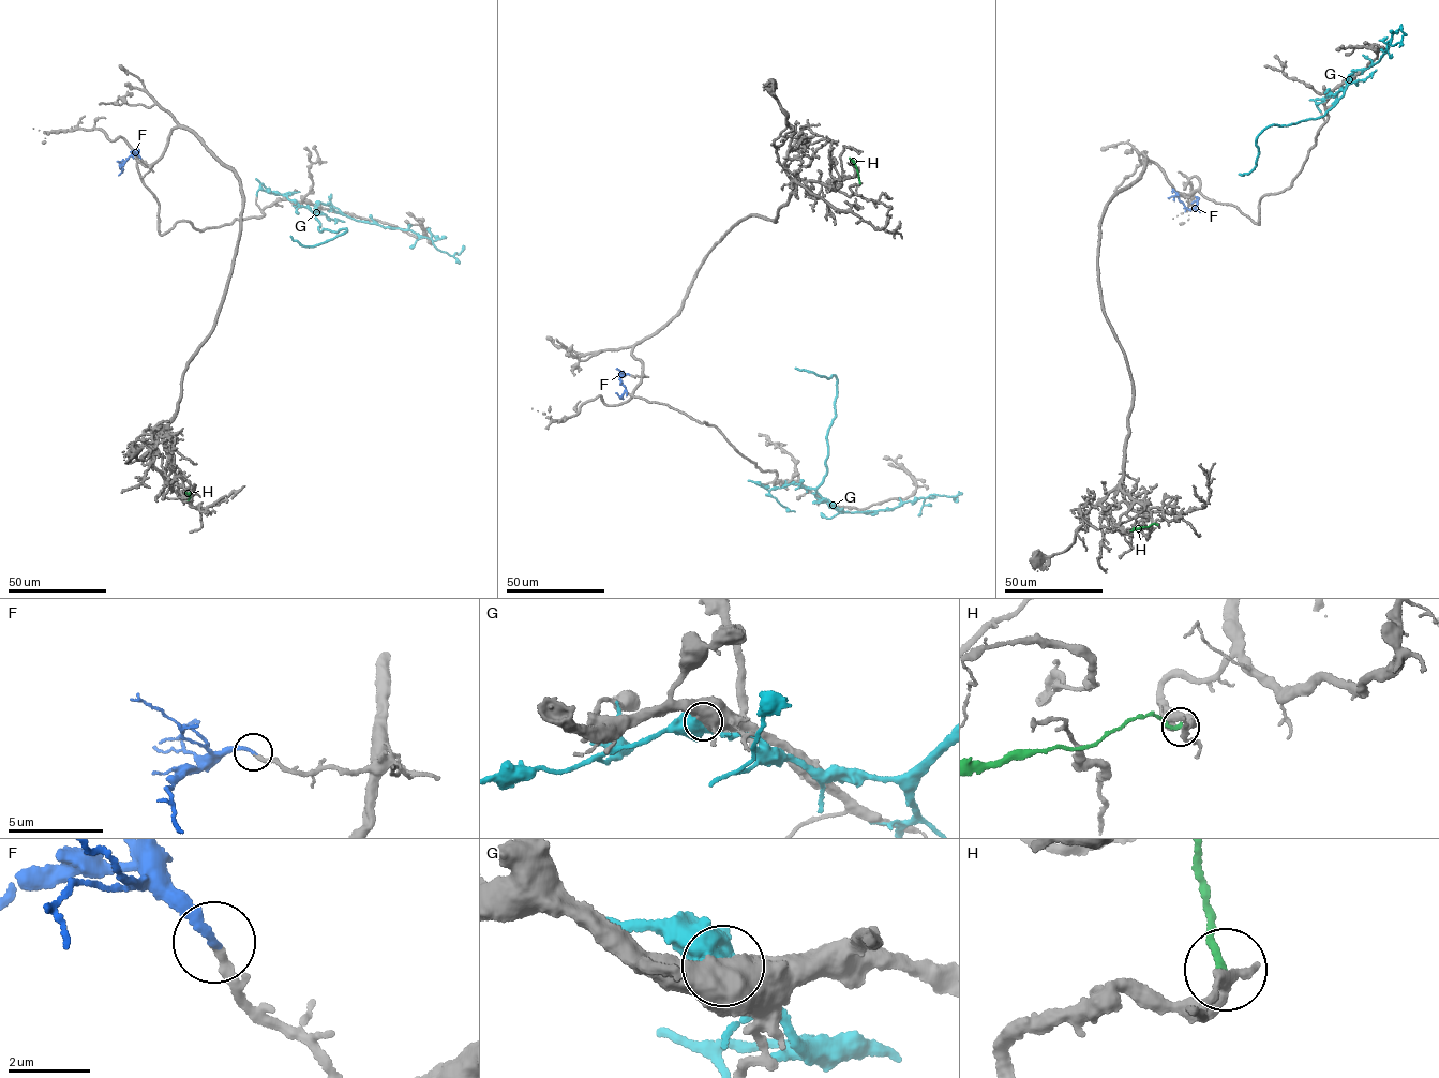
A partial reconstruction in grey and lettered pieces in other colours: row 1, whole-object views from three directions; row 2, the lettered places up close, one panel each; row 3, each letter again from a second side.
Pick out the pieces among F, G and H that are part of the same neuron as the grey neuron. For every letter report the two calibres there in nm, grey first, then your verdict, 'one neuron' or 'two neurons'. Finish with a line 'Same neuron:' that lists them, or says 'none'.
F: calibres 200 and 220 nm; one neuron
G: calibres 650 and 600 nm; two neurons
H: calibres 280 and 200 nm; two neurons
Same neuron: F

